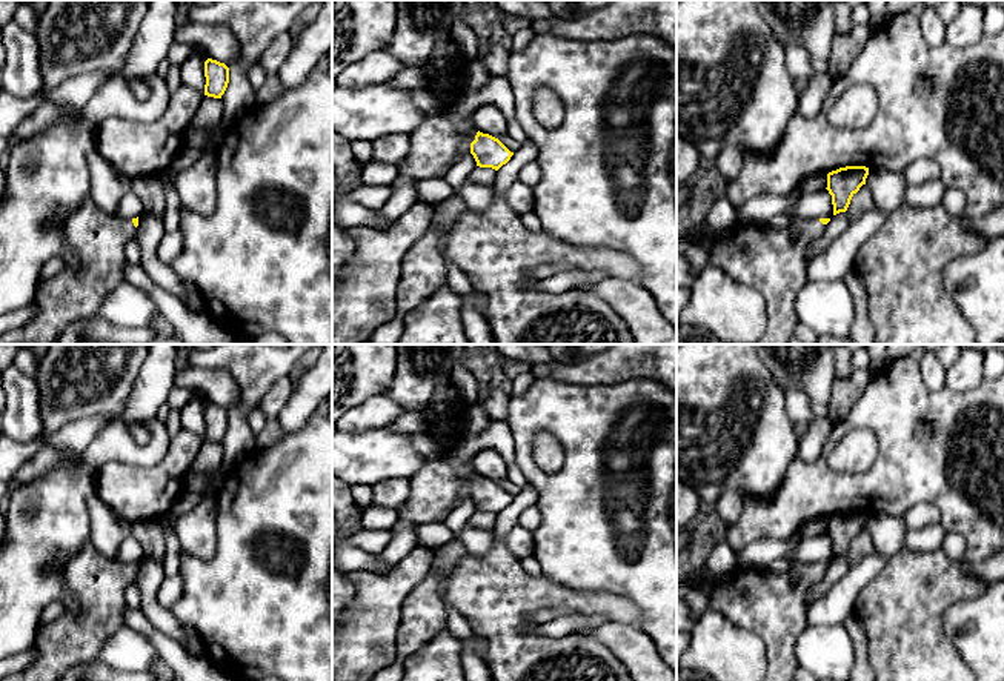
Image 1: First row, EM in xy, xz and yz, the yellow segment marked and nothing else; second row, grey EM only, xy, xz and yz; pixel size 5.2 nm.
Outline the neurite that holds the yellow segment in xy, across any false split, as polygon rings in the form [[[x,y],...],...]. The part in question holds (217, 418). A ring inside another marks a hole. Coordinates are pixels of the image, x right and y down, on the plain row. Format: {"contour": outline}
{"contour": [[[208,403],[204,406],[204,440],[221,443],[229,427],[229,412],[224,407]]]}

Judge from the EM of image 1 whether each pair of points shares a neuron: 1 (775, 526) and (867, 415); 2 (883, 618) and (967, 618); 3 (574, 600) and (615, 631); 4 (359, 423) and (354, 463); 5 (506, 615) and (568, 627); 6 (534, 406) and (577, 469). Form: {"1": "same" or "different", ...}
{"1": "same", "2": "different", "3": "different", "4": "different", "5": "different", "6": "same"}

